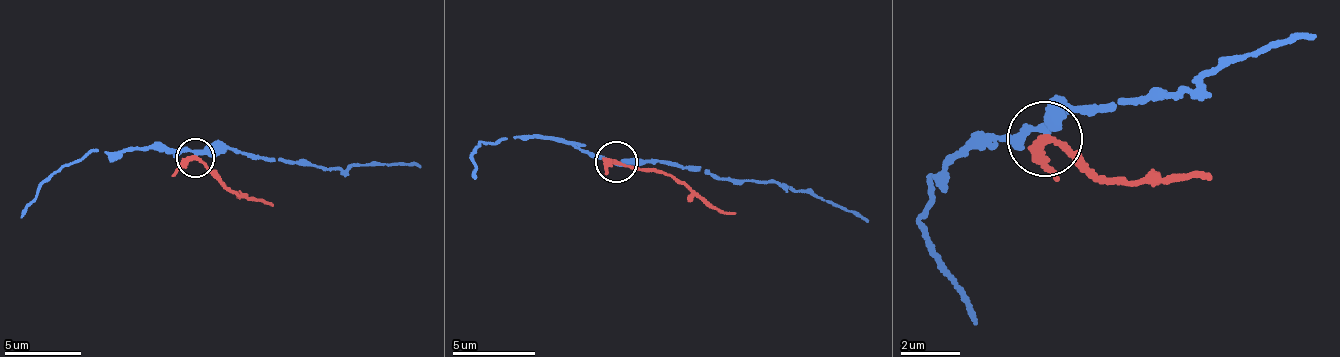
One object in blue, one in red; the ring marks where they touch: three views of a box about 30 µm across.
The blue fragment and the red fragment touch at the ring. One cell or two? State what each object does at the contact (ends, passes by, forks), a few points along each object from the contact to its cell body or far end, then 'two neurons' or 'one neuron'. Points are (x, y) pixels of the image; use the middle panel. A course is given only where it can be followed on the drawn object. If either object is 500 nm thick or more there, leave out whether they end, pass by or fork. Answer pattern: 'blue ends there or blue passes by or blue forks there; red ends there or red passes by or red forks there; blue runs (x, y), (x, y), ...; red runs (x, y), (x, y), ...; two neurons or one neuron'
blue passes by; red passes by; blue runs (614, 163), (656, 164), (724, 180), (789, 184), (867, 221); red runs (615, 162), (677, 178), (737, 214); two neurons

